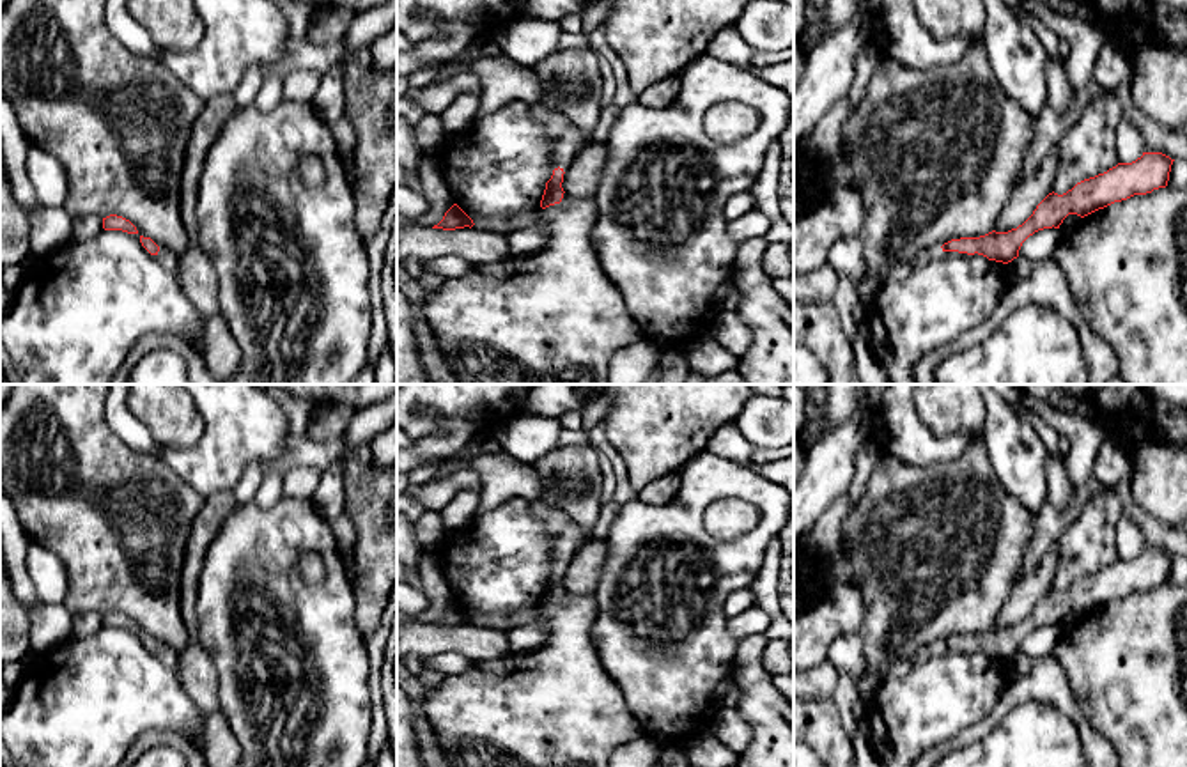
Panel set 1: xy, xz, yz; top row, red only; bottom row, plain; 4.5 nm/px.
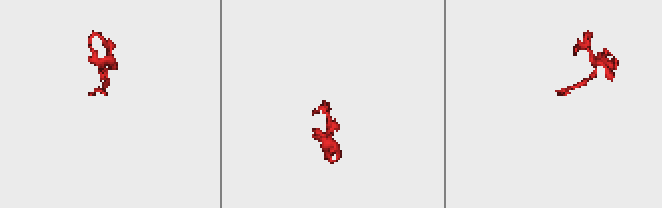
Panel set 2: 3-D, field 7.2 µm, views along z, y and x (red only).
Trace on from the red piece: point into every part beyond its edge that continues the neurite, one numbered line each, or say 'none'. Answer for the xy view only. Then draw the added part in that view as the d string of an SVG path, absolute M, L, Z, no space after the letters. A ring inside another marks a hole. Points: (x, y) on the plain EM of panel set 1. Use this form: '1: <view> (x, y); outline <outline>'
1: xy (169, 656); outline M159 645L156 654L159 655L159 659L165 666L177 670L179 652L175 652L174 648L170 648L167 645Z

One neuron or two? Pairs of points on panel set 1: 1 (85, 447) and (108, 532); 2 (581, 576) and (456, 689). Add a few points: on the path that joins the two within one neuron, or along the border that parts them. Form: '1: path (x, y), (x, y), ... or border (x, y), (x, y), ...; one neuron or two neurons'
1: path (85, 468), (85, 493), (103, 511); one neuron
2: border (566, 588), (592, 592); two neurons

